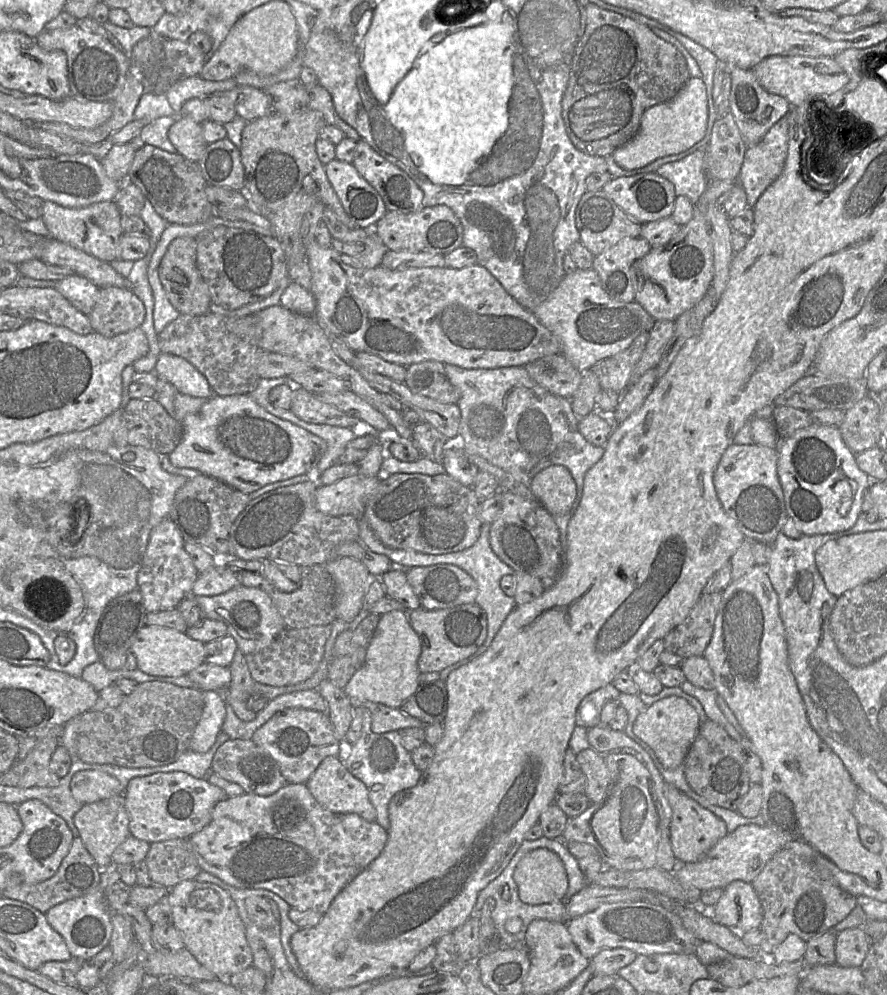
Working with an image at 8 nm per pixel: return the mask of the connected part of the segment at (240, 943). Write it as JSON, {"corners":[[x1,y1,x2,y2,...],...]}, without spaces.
{"corners":[[185,880,170,889,169,897,173,925,181,933,185,948,218,979,228,979,252,965,245,924,228,892,212,883]]}

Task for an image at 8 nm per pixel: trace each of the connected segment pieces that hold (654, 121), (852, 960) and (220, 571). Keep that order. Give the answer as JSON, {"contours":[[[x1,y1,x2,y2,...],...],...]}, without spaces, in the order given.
{"contours":[[[690,77,677,95,643,113,636,134,615,149,612,157,626,170,641,168,658,158,679,154,703,139,708,121,706,87,701,78]],[[861,927,839,932,835,945,836,964,842,967,860,967,867,956,871,941]],[[211,566,199,573,193,587,194,596,215,596,223,594,240,585,238,576,223,566]]]}

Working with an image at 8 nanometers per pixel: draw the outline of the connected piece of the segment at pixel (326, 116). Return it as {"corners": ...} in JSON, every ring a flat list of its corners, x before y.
{"corners":[[318,84,311,89,307,89,307,94,309,98,308,108,319,112,327,125,339,128,344,137,355,142,361,139,360,135,337,115,332,98,324,87]]}

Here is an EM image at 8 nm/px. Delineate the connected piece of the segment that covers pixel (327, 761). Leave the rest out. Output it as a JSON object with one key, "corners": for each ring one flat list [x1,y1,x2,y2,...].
{"corners":[[335,756,324,758,305,783,314,799,334,813,354,813,367,822,374,822,376,811,368,797,366,786,355,778]]}

